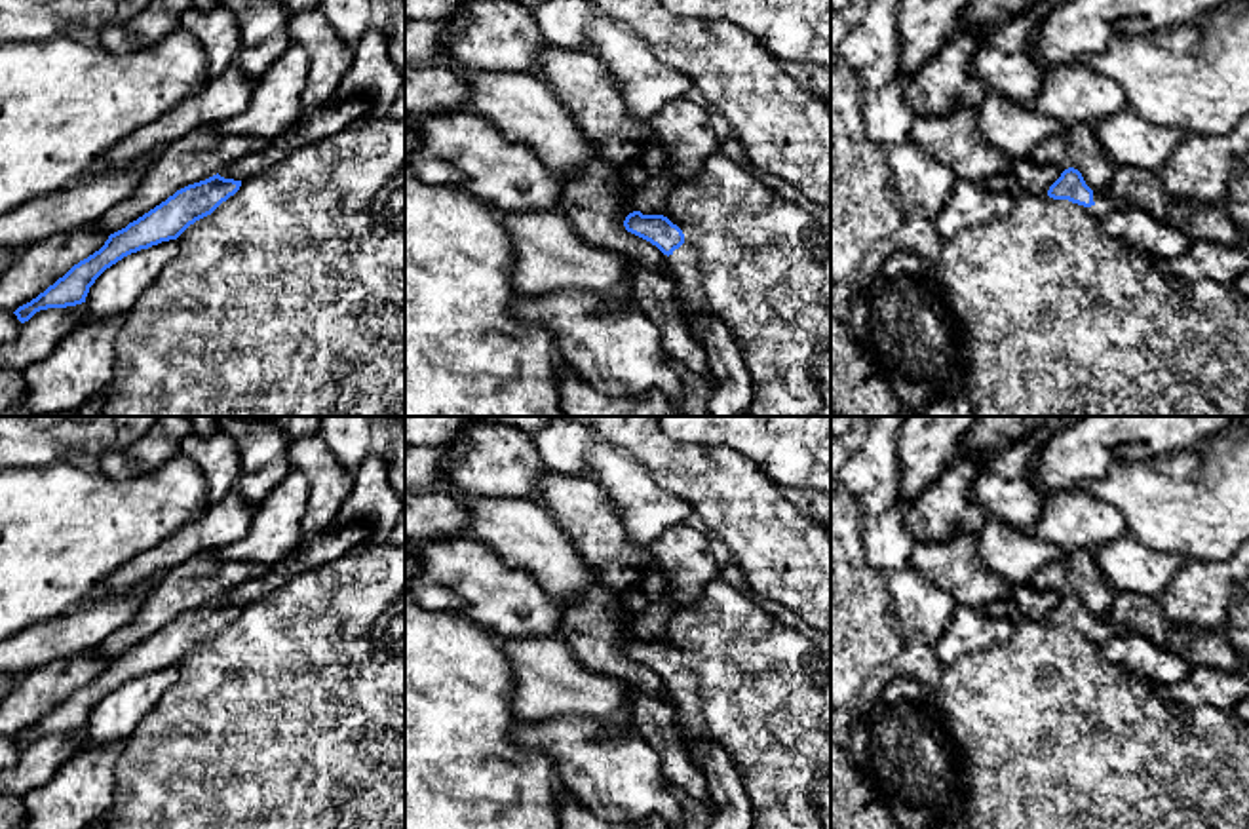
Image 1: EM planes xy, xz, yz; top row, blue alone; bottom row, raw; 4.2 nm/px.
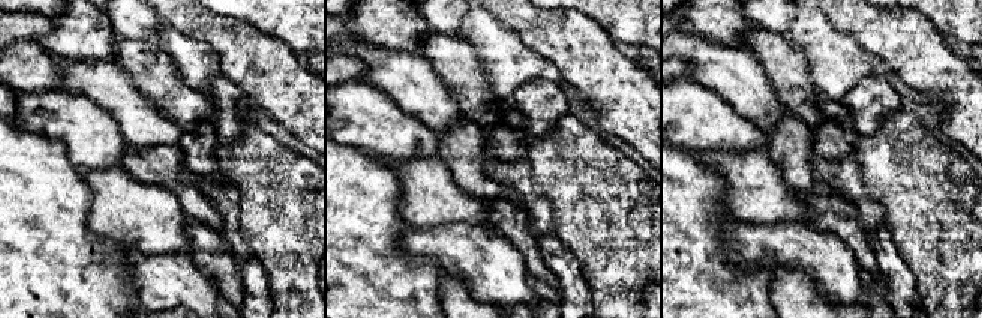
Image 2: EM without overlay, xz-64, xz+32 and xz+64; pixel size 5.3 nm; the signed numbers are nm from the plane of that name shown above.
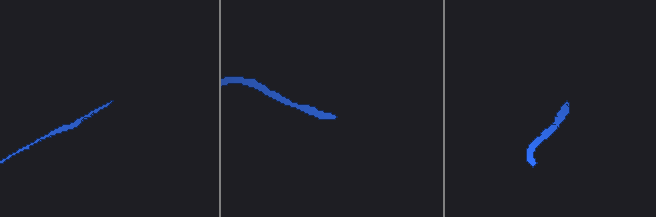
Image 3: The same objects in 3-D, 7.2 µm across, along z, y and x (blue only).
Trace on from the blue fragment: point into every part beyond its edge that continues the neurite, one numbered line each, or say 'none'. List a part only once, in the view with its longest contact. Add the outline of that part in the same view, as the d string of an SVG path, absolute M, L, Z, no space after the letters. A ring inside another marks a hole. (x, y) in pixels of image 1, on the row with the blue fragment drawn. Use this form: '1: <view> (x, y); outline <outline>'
1: xz (683, 267); outline M686 241L665 259L665 276L675 283L677 297L696 312L709 314L707 297L703 291L703 272L698 251Z

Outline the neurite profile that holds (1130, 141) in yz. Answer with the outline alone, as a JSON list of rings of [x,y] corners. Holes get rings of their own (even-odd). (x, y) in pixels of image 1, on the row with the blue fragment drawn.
[[[1125,106],[1093,125],[1093,133],[1116,169],[1139,167],[1162,171],[1173,150],[1184,141],[1177,127],[1154,127]]]

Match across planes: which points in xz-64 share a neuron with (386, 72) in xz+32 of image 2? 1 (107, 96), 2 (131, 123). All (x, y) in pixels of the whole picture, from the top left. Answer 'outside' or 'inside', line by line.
1: inside
2: inside

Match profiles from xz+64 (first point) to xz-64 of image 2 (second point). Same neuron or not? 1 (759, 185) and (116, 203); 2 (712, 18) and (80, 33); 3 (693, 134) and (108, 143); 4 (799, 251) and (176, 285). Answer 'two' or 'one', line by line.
1: one
2: one
3: one
4: one

